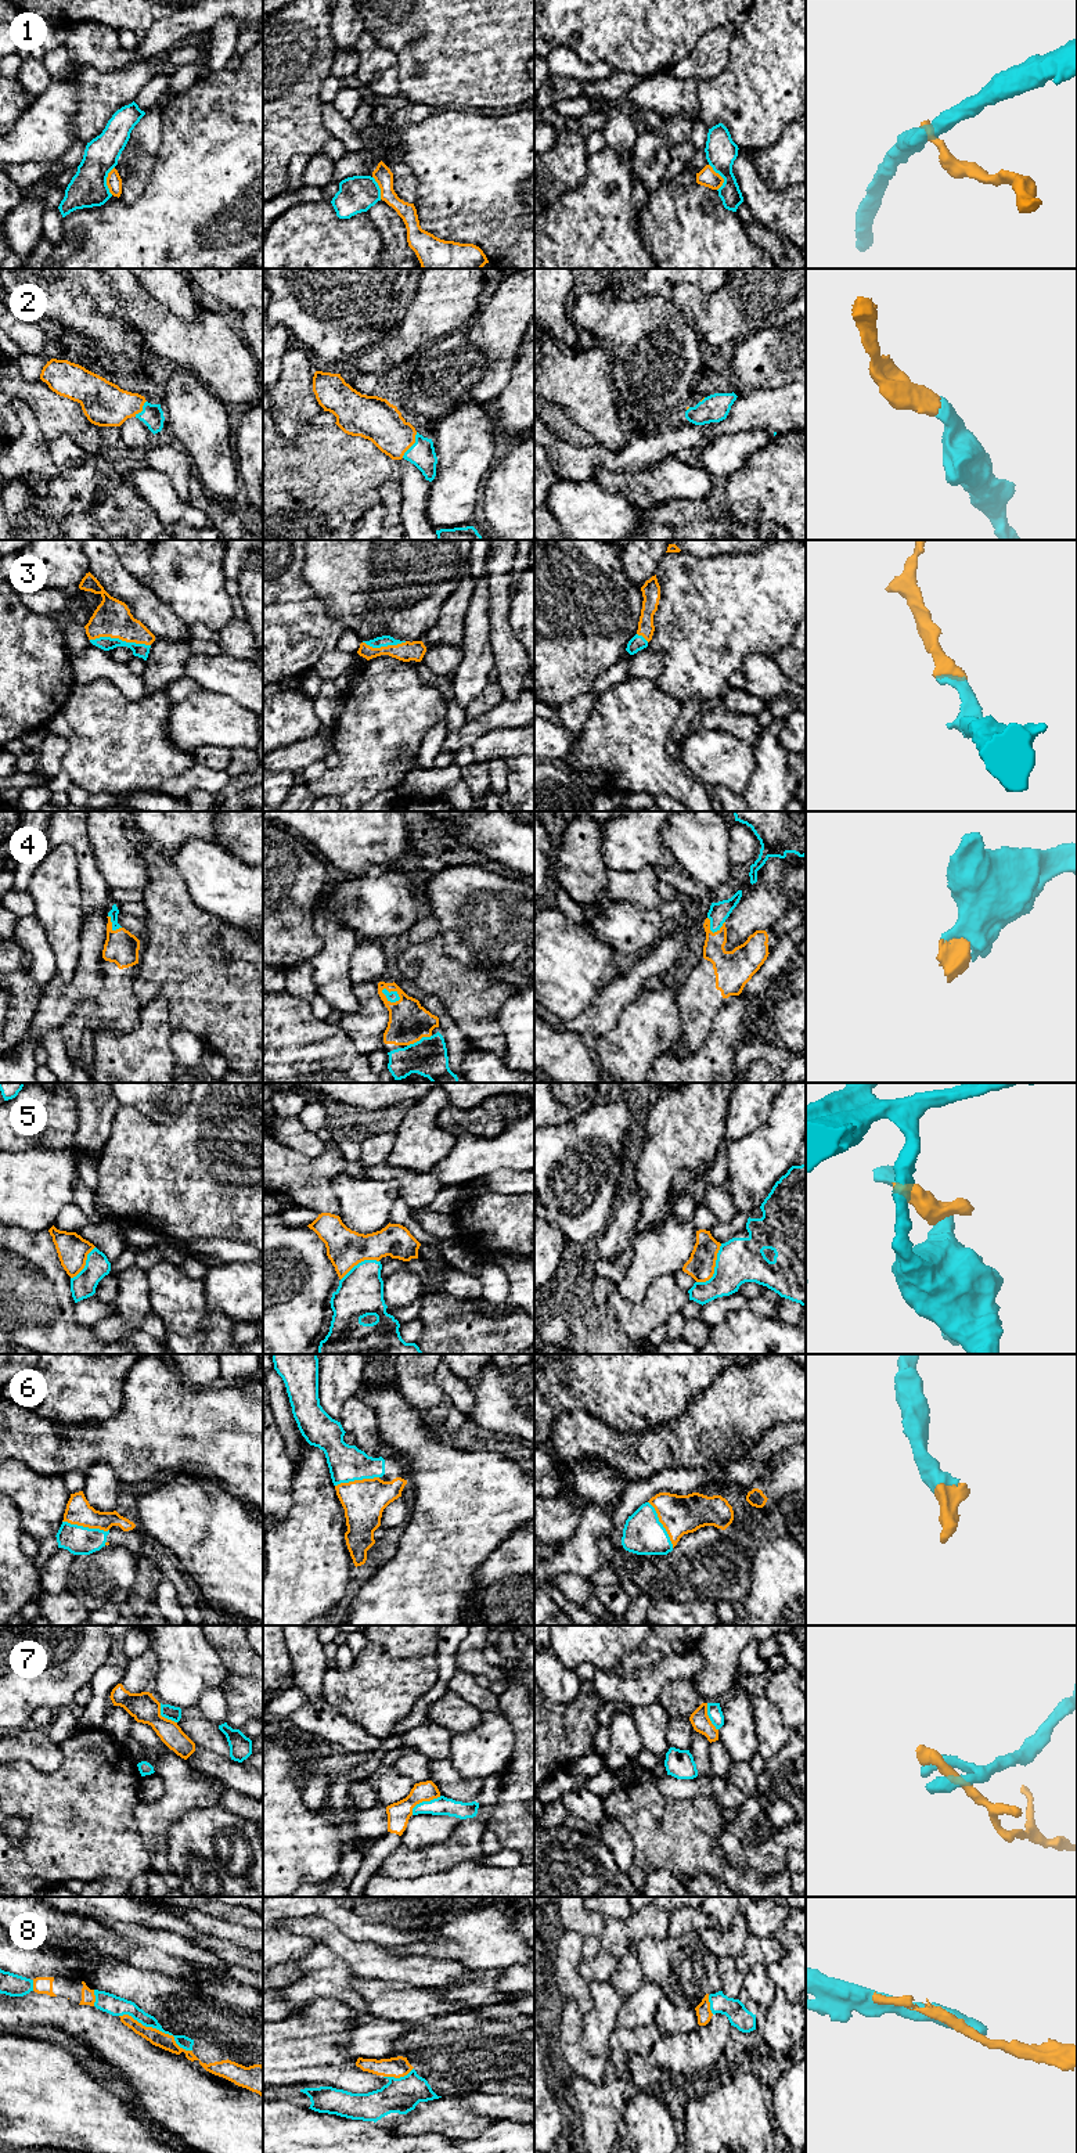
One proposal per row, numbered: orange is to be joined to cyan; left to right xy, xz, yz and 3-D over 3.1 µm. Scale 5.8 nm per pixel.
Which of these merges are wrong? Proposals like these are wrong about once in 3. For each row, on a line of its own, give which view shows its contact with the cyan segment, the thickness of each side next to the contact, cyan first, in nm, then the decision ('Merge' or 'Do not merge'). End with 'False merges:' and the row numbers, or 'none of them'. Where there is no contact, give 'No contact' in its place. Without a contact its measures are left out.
1: Touches cyan in xy. Thickness 220 nm (cyan) against 90 nm. Do not merge
2: Touches cyan in xz. Thickness 150 nm (cyan) against 240 nm. Merge
3: Touches cyan in xy. Thickness 80 nm (cyan) against 220 nm. Merge
4: Touches cyan in xz. Thickness 60 nm (cyan) against 240 nm. Merge
5: Touches cyan in yz. Thickness 260 nm (cyan) against 160 nm. Do not merge
6: Touches cyan in xy. Thickness 170 nm (cyan) against 150 nm. Merge
7: Touches cyan in xz. Thickness 110 nm (cyan) against 130 nm. Do not merge
8: Touches cyan in xy. Thickness 100 nm (cyan) against 90 nm. Merge
False merges: 1, 5, 7

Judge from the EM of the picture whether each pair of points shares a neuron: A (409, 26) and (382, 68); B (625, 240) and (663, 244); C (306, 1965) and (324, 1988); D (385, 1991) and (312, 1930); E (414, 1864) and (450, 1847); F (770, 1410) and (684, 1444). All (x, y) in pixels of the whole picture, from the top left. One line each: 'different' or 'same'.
A: different
B: different
C: same
D: different
E: same
F: same

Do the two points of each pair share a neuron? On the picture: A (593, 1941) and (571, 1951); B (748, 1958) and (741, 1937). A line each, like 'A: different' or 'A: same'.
A: different
B: different

